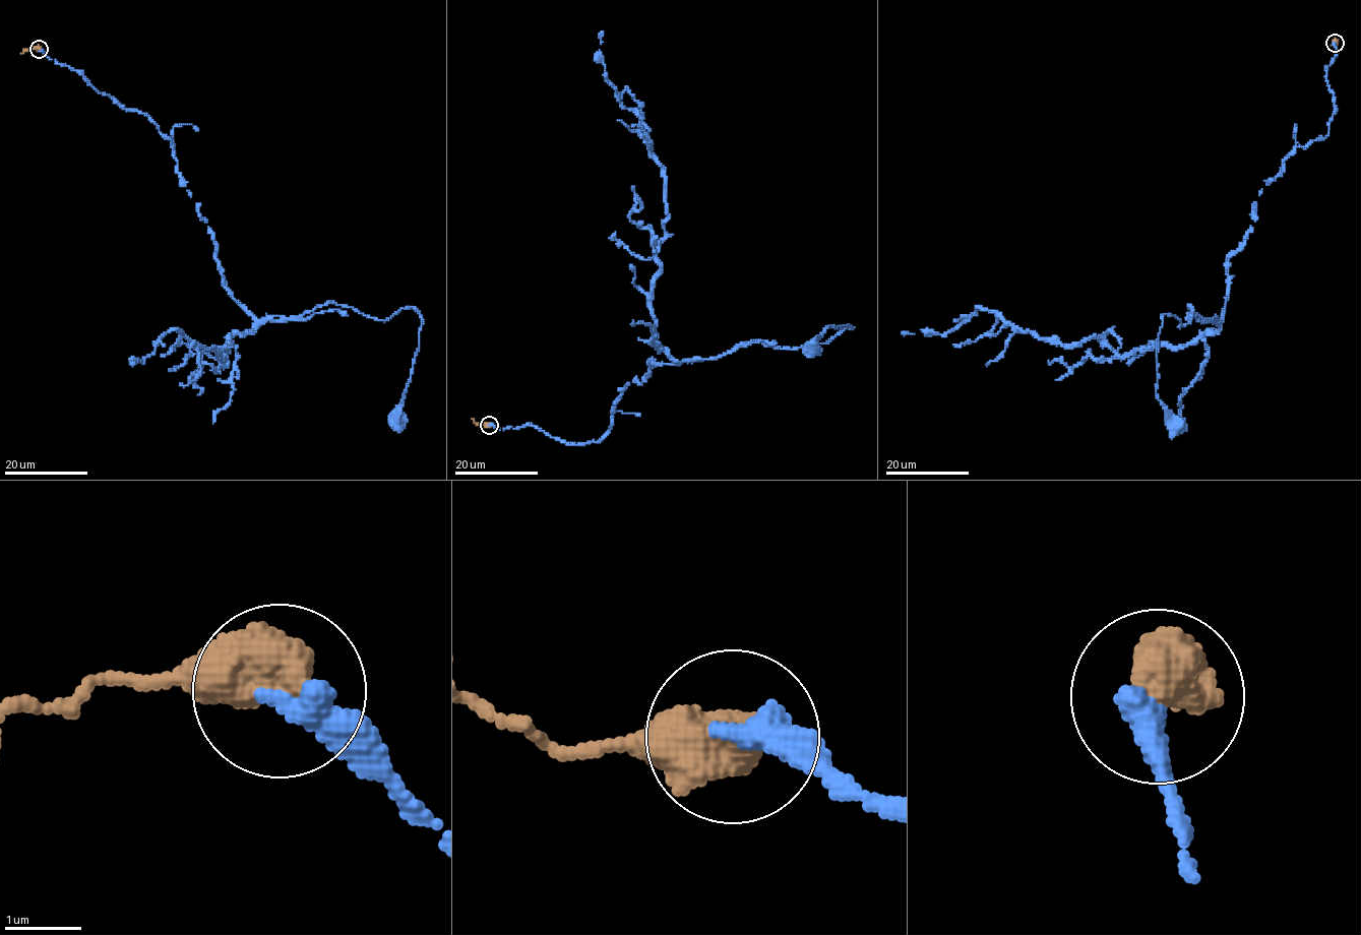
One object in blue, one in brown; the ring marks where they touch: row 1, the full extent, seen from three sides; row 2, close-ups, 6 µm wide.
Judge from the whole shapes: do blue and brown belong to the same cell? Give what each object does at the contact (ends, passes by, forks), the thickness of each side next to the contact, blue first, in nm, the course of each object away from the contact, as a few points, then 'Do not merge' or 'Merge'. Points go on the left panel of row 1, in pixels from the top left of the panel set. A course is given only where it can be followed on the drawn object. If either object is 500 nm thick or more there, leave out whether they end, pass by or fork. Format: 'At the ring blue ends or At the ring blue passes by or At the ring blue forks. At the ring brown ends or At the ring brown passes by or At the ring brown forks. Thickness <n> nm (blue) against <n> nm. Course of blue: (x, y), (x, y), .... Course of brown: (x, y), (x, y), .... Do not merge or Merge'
Thickness 400 nm (blue) against 800 nm. Course of blue: (39, 50), (171, 139), (222, 284), (256, 319), (328, 302), (379, 320), (415, 308), (418, 350), (397, 420). Course of brown: (39, 50), (28, 48), (20, 54). Do not merge

